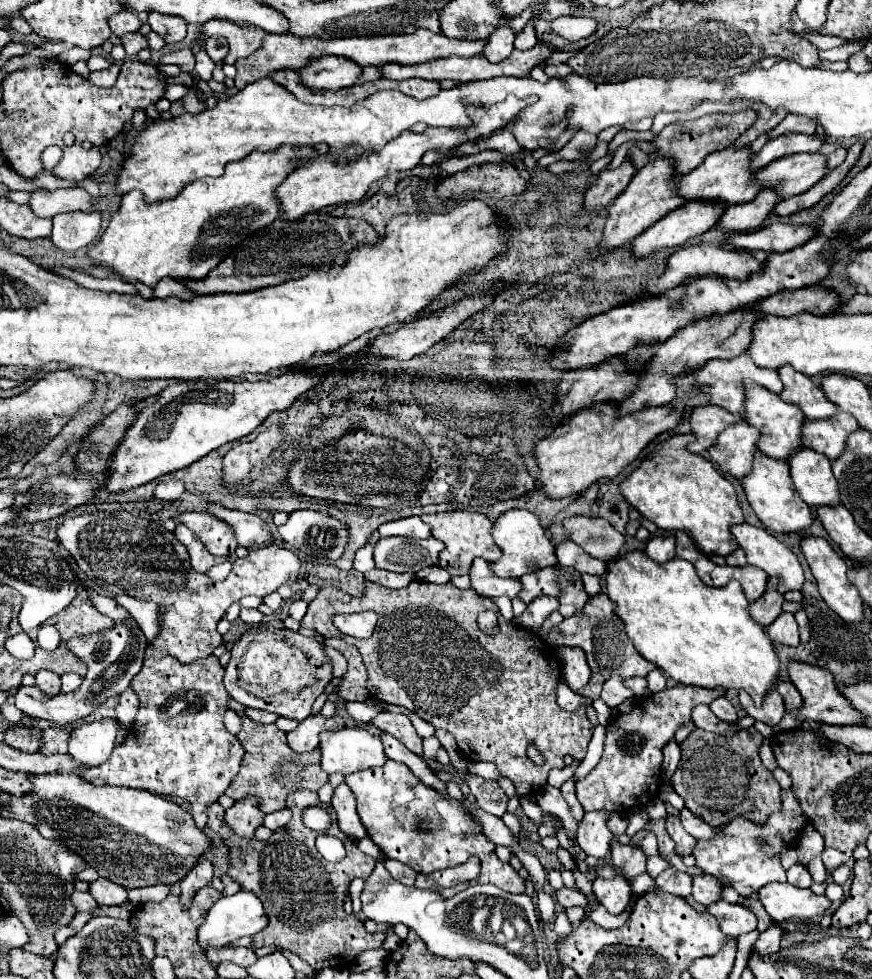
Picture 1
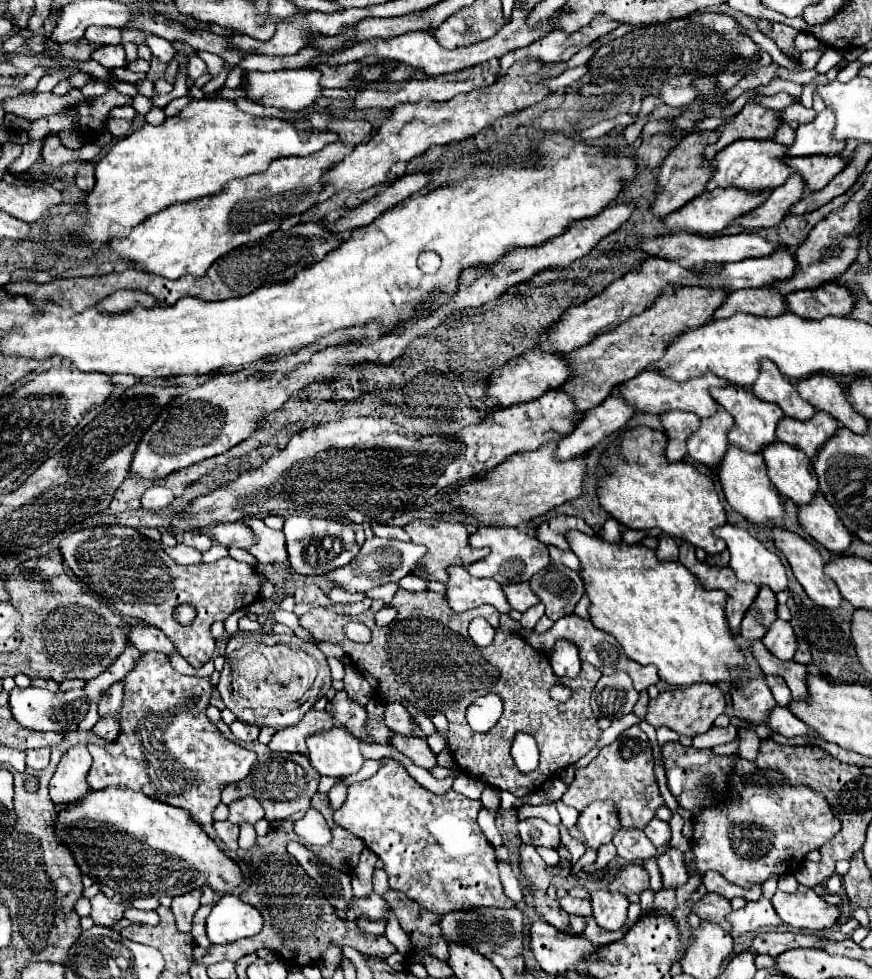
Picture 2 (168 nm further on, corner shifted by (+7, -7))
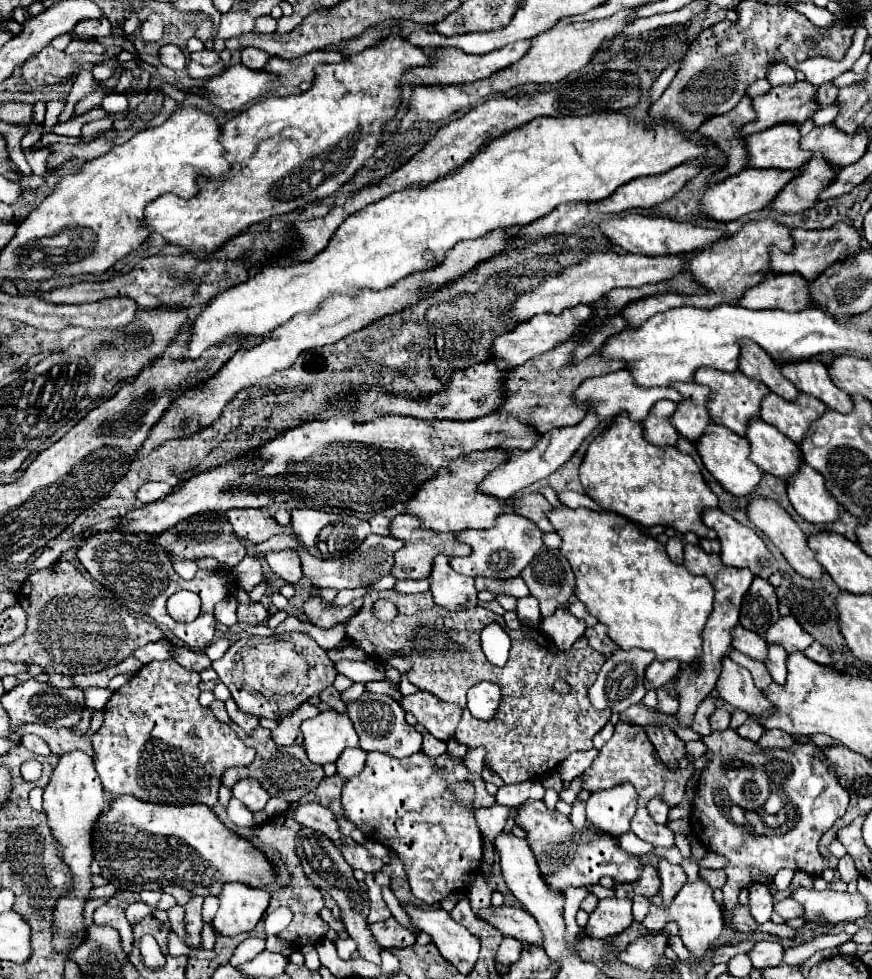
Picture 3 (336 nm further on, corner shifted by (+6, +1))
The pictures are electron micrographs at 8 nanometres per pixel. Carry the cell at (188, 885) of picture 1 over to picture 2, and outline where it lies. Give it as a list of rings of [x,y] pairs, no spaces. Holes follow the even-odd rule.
[[[190,891],[186,895],[172,899],[172,911],[176,917],[176,925],[182,933],[190,933],[192,929],[192,917],[200,907],[200,891]]]

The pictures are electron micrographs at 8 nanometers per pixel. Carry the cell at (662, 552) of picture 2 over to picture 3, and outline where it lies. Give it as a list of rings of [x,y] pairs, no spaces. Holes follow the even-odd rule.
[[[677,535],[669,537],[667,541],[667,555],[671,557],[673,563],[683,563],[683,543]]]

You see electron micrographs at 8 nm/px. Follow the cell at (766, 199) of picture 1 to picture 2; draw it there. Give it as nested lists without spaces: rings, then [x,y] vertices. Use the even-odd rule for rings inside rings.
[[[794,173],[784,185],[776,187],[758,209],[742,215],[738,219],[738,223],[746,231],[774,227],[788,215],[790,207],[802,199],[802,193],[804,193],[804,181],[798,173]]]

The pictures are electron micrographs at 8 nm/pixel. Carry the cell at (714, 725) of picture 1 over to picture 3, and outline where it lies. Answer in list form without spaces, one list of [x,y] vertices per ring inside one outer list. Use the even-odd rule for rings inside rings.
[[[713,731],[707,737],[701,737],[707,745],[707,755],[711,763],[701,773],[695,799],[693,799],[693,813],[691,813],[691,827],[695,837],[707,851],[713,851],[727,859],[727,883],[723,887],[725,905],[731,909],[737,905],[737,895],[743,887],[755,885],[751,879],[751,869],[757,867],[767,879],[787,867],[793,871],[807,871],[809,875],[817,877],[823,869],[835,869],[837,859],[829,857],[823,859],[817,851],[817,843],[821,835],[845,815],[849,805],[847,791],[839,785],[837,773],[829,763],[823,759],[823,753],[817,745],[795,743],[795,747],[787,751],[777,749],[759,749],[757,743],[743,739],[737,731]]]

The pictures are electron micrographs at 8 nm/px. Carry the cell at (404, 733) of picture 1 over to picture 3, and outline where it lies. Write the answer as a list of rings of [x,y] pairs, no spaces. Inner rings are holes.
[[[425,735],[425,737],[423,737],[423,749],[421,749],[421,751],[423,751],[427,757],[435,759],[435,757],[443,755],[445,749],[447,749],[447,745],[445,745],[443,741],[435,739],[433,735]]]

